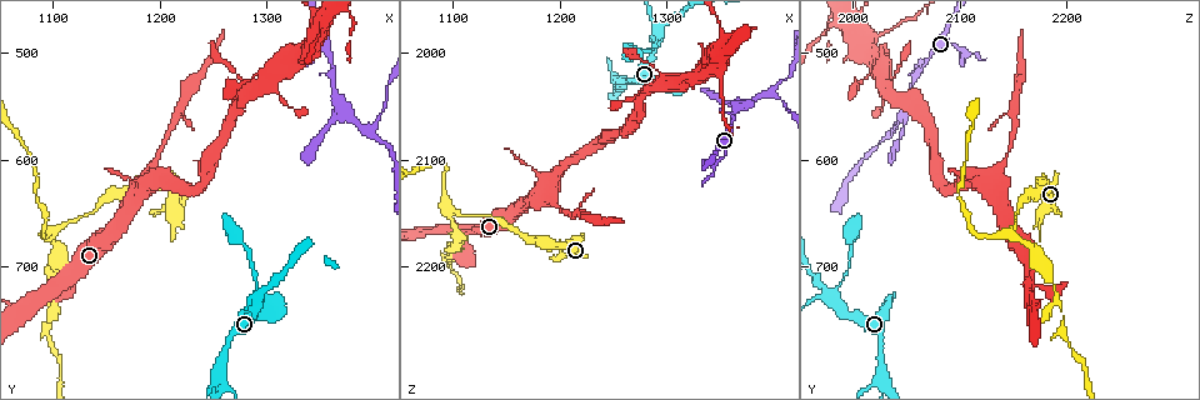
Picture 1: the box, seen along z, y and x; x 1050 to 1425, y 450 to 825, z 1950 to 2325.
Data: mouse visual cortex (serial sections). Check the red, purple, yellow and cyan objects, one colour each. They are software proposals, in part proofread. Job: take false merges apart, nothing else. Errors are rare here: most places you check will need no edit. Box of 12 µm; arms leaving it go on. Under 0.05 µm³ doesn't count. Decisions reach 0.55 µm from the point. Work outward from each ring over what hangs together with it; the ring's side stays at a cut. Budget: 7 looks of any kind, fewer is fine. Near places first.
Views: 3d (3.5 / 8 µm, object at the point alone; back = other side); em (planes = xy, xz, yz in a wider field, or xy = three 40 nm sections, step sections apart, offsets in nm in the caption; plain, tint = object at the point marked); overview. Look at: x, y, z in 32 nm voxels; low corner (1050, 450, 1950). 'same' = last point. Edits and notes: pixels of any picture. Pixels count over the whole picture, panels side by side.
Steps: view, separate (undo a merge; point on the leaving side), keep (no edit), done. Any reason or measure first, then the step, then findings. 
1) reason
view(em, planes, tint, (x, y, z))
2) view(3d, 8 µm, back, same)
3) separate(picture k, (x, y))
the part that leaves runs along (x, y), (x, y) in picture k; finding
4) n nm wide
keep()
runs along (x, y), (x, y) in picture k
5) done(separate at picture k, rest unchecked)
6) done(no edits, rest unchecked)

abrupt turn
view(em, xy, step 1, tint, (1342, 494, 2016))

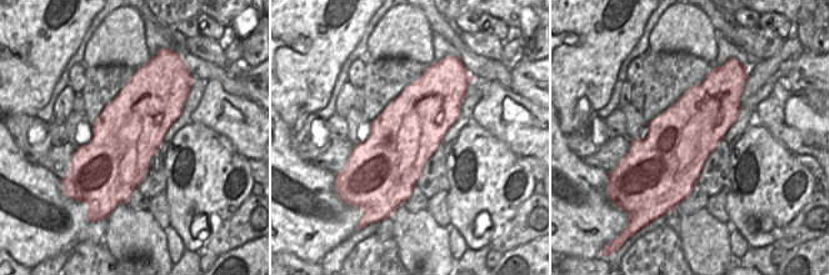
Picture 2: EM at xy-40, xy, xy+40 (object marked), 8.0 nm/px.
view(3d, 3.5 µm, same)

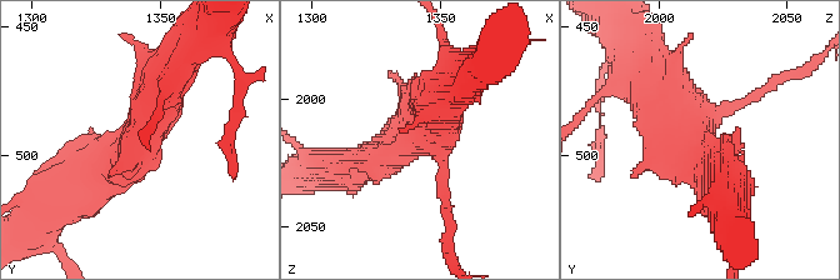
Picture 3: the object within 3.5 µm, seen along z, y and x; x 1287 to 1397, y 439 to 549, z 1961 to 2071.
keep()
runs along (74, 186), (143, 136), (165, 79) in picture 3; all the same cell

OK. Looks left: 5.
side arm on a straight run
view(3d, 8 µm, back, (1398, 572, 2038))

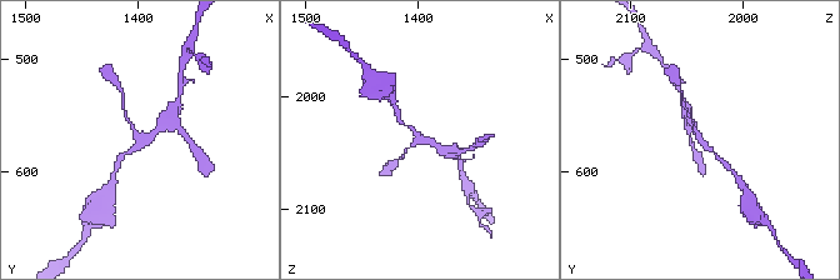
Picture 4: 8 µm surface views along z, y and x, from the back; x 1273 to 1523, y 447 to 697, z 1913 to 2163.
3 arms; arms of 100, 150, 250 nm; shape alone is not enough
view(em, xy, step 3, tint, (1396, 574, 2038))

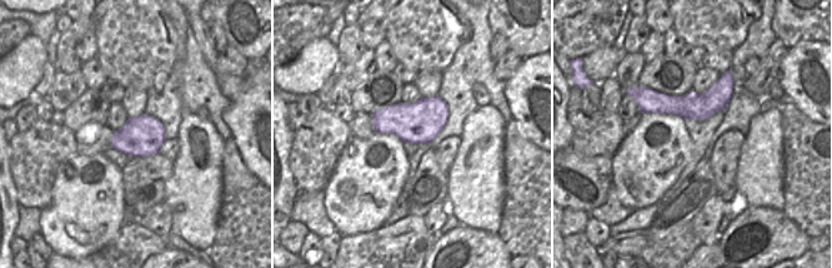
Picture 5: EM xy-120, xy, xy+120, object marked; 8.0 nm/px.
keep()
runs along (169, 116), (158, 130), (119, 160) in picture 4; all the same cell

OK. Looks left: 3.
branch point
view(3d, 3.5 µm, back, (1252, 802, 2028))

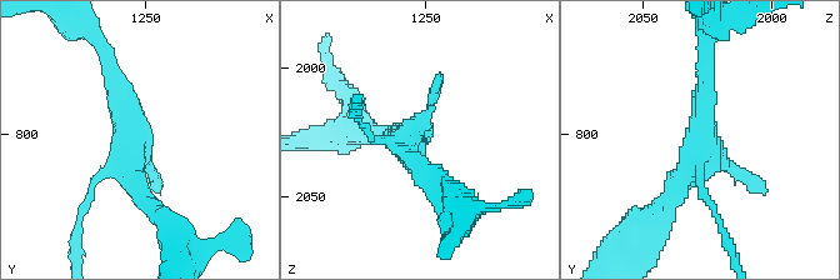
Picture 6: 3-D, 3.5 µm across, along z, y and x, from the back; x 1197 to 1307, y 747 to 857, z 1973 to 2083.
view(em, xy, step 5, tint, (1255, 802, 2027))

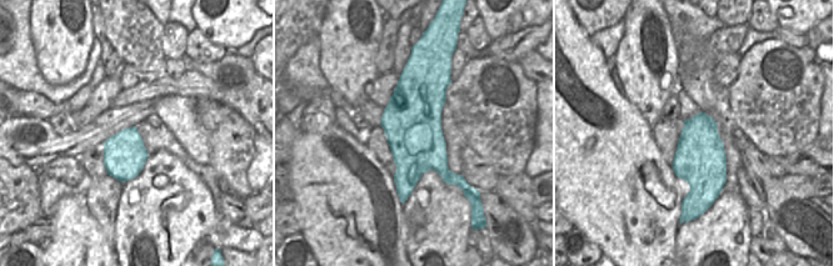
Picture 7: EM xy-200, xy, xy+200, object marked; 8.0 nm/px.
480 nm wide
keep()
runs along (705, 58), (705, 143), (661, 196) in picture 6; all the same cell

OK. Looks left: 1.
done(no edits, rest unchecked)

